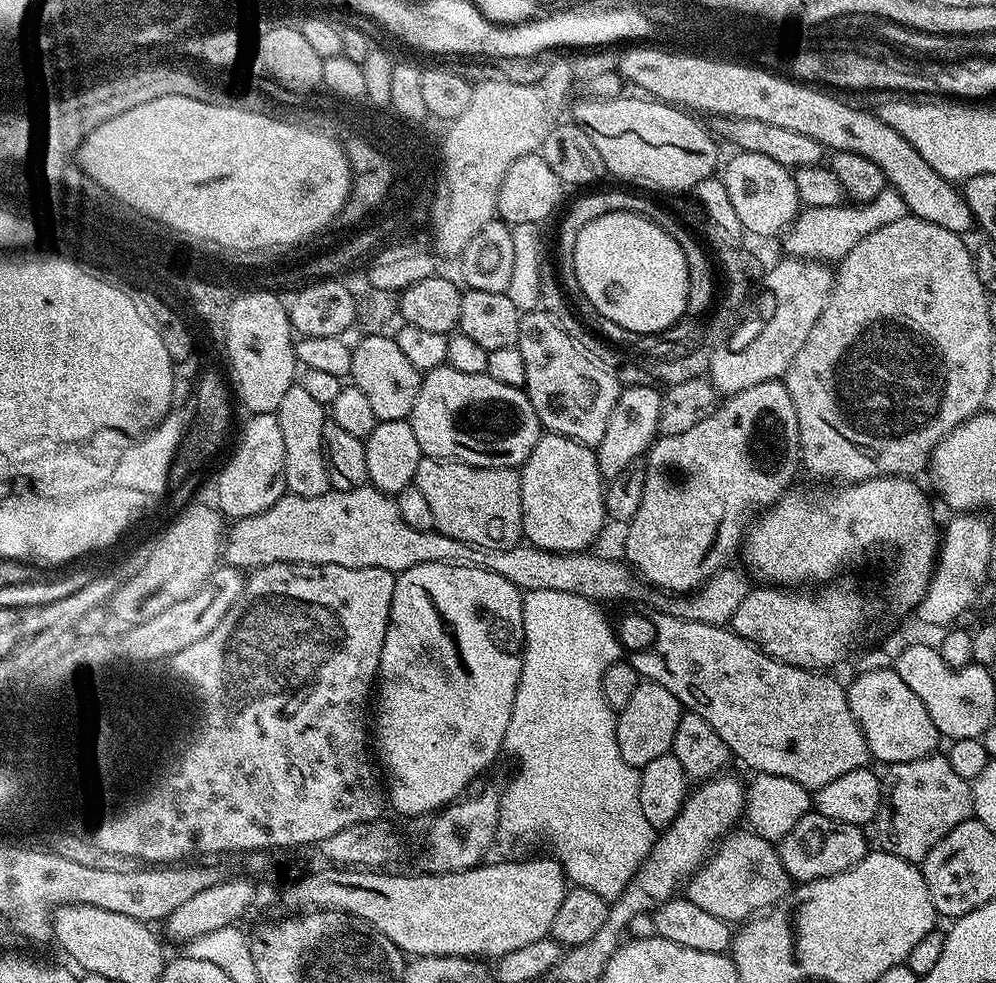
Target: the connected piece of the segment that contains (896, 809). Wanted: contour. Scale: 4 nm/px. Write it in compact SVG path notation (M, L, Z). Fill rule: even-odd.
M933 754L926 758L918 758L914 762L898 762L887 765L882 776L882 787L884 799L880 801L880 813L876 815L874 829L876 836L880 839L879 851L889 852L898 858L908 860L912 864L919 865L958 826L962 821L972 816L972 785L969 781L958 778L950 766L947 755Z

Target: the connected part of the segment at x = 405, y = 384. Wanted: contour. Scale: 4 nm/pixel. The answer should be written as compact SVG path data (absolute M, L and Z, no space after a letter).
M361 335L361 340L352 348L350 380L370 402L377 421L408 420L418 398L422 373L402 354L398 342L391 335Z

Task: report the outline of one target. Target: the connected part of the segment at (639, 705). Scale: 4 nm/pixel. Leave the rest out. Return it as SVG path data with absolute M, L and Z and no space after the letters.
M641 682L638 690L634 690L630 703L618 713L616 718L618 754L637 770L654 762L654 758L669 755L674 742L674 734L678 734L678 722L681 715L682 706L678 698L674 698L674 694L666 690L666 686Z

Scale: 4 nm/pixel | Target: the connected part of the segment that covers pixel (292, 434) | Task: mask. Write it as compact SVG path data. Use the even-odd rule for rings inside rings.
M297 382L286 390L282 402L276 407L278 426L282 426L282 446L284 447L284 486L291 495L314 498L330 491L328 471L324 461L322 446L322 426L326 419L325 405L313 398Z

